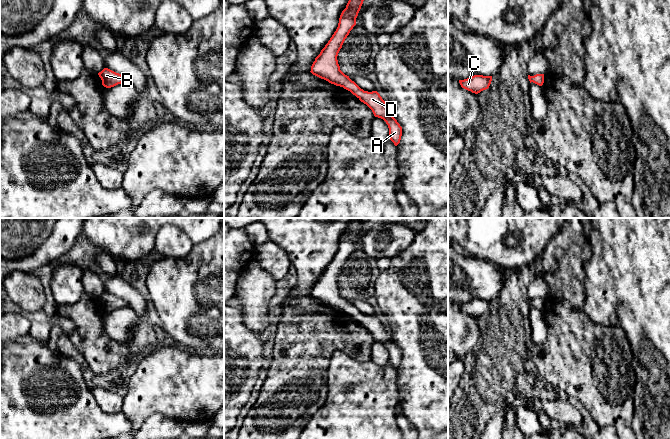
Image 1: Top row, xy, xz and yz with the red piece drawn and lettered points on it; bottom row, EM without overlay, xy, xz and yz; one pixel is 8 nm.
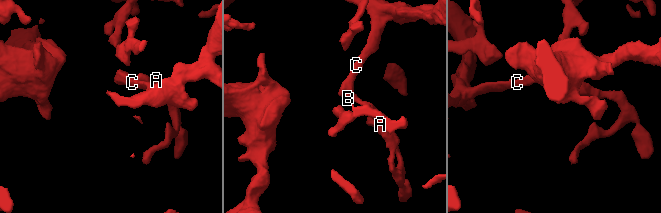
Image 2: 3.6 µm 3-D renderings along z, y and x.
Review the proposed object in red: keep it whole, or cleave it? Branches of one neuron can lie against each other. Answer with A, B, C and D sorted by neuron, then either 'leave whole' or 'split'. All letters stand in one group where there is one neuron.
A B C D | leave whole

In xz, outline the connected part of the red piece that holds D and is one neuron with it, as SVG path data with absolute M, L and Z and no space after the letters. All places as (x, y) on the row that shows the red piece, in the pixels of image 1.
M349 0L342 11L336 31L315 58L311 73L336 86L343 87L366 104L375 117L383 119L389 128L389 138L397 146L402 136L402 127L386 107L386 102L377 91L364 91L349 76L345 75L338 64L337 56L350 31L356 25L356 18L364 0Z

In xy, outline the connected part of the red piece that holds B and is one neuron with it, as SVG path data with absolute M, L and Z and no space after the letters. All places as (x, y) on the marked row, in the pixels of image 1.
M104 68L101 72L98 73L98 75L102 80L102 85L106 88L111 88L118 84L128 82L127 77L108 68Z

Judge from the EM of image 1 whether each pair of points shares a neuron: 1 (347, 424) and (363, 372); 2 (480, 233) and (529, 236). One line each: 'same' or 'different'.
1: same
2: same

